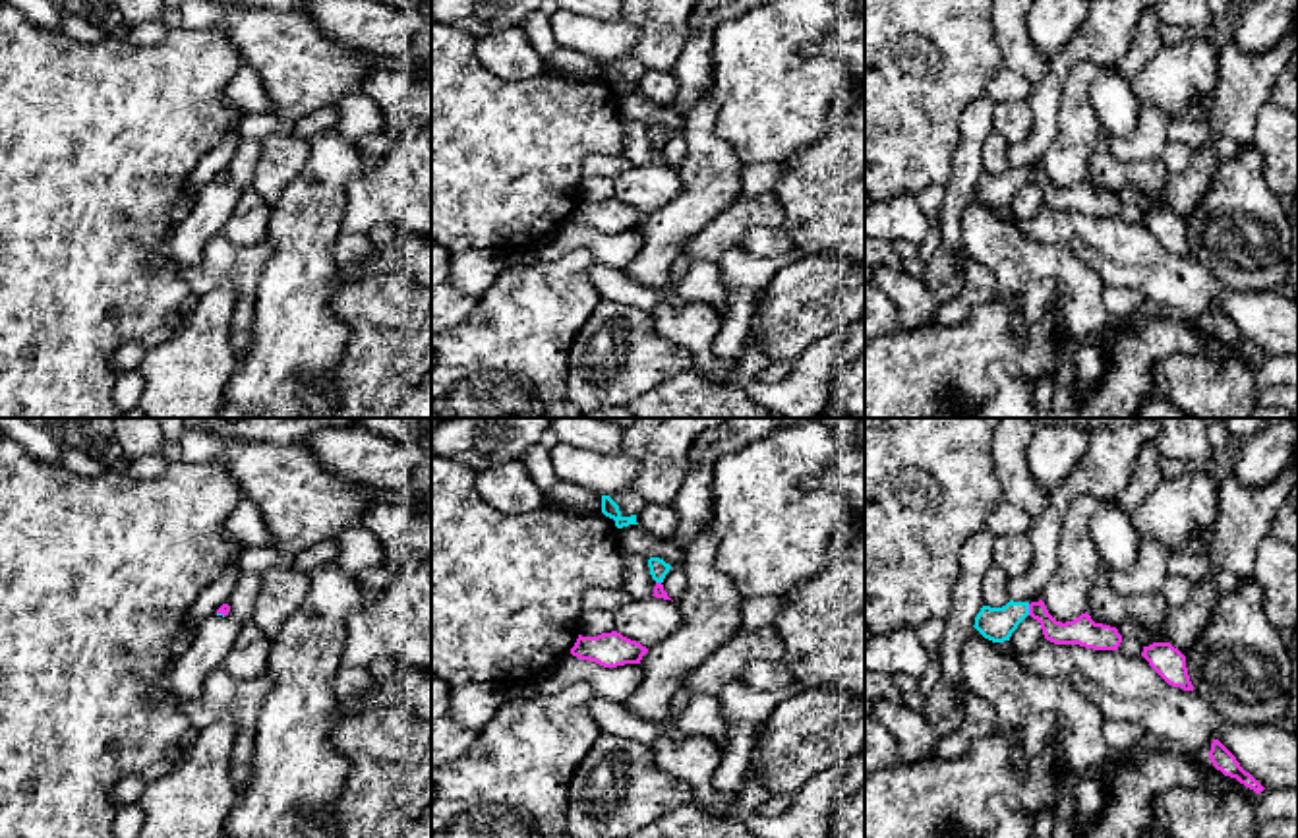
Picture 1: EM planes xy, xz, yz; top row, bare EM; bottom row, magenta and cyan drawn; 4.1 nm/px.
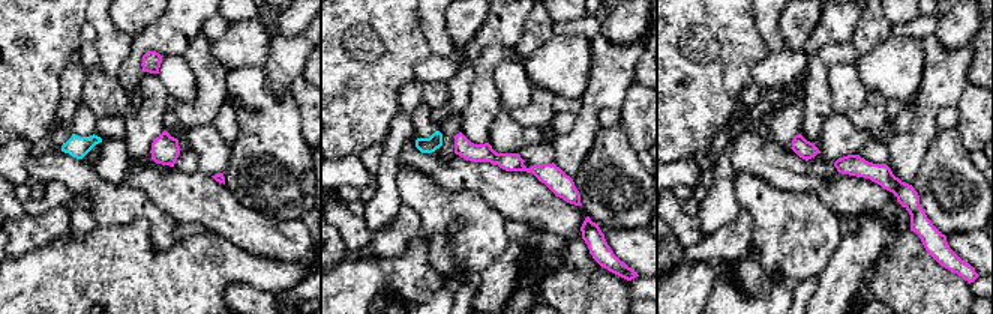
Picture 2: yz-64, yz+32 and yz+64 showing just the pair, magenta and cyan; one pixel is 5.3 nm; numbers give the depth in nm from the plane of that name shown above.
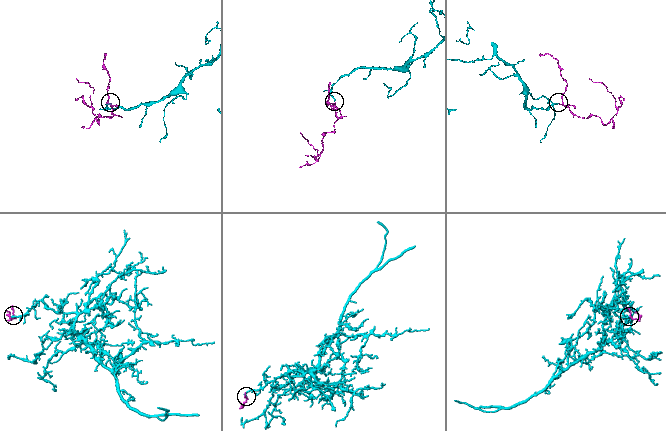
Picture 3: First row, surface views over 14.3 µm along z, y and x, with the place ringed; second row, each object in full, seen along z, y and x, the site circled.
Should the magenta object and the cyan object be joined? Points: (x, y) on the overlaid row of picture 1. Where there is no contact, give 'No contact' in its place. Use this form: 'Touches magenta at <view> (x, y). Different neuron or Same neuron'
Touches magenta at yz (1030, 610). Same neuron

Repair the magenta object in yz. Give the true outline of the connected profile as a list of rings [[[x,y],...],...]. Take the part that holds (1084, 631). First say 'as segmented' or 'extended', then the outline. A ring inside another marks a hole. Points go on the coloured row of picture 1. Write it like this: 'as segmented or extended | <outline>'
extended | [[[1043,600],[1014,602],[1002,608],[983,606],[975,617],[975,629],[992,643],[1010,641],[1018,625],[1031,615],[1041,623],[1043,635],[1054,644],[1079,644],[1093,650],[1118,650],[1122,635],[1116,627],[1095,623],[1085,612],[1074,621],[1056,621]]]

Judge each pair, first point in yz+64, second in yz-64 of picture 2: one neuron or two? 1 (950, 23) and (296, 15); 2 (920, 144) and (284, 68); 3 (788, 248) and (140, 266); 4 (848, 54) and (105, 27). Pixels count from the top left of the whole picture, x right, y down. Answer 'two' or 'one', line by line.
1: one
2: one
3: two
4: two

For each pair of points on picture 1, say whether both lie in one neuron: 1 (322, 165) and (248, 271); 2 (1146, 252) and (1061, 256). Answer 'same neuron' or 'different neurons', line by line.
1: different neurons
2: different neurons

